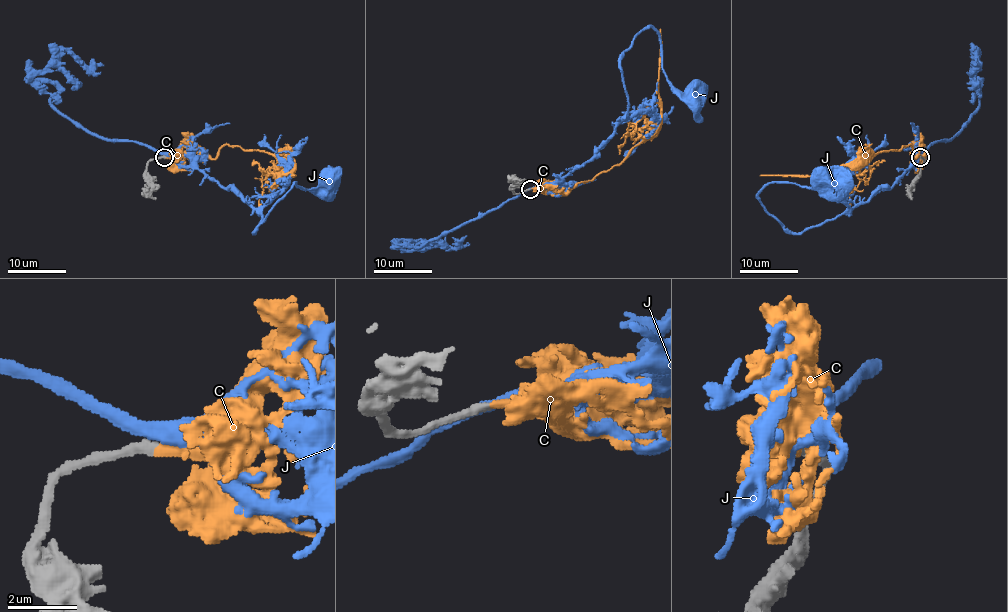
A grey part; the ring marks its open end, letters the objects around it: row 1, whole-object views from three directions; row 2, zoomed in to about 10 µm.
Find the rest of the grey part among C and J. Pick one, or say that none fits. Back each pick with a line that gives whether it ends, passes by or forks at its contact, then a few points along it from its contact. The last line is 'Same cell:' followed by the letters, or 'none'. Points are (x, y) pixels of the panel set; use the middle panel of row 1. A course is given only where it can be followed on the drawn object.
C: it ends | via (530, 188), (547, 194), (566, 194), (579, 182), (587, 182), (617, 165), (655, 129), (661, 121), (659, 29)
Same cell: C

